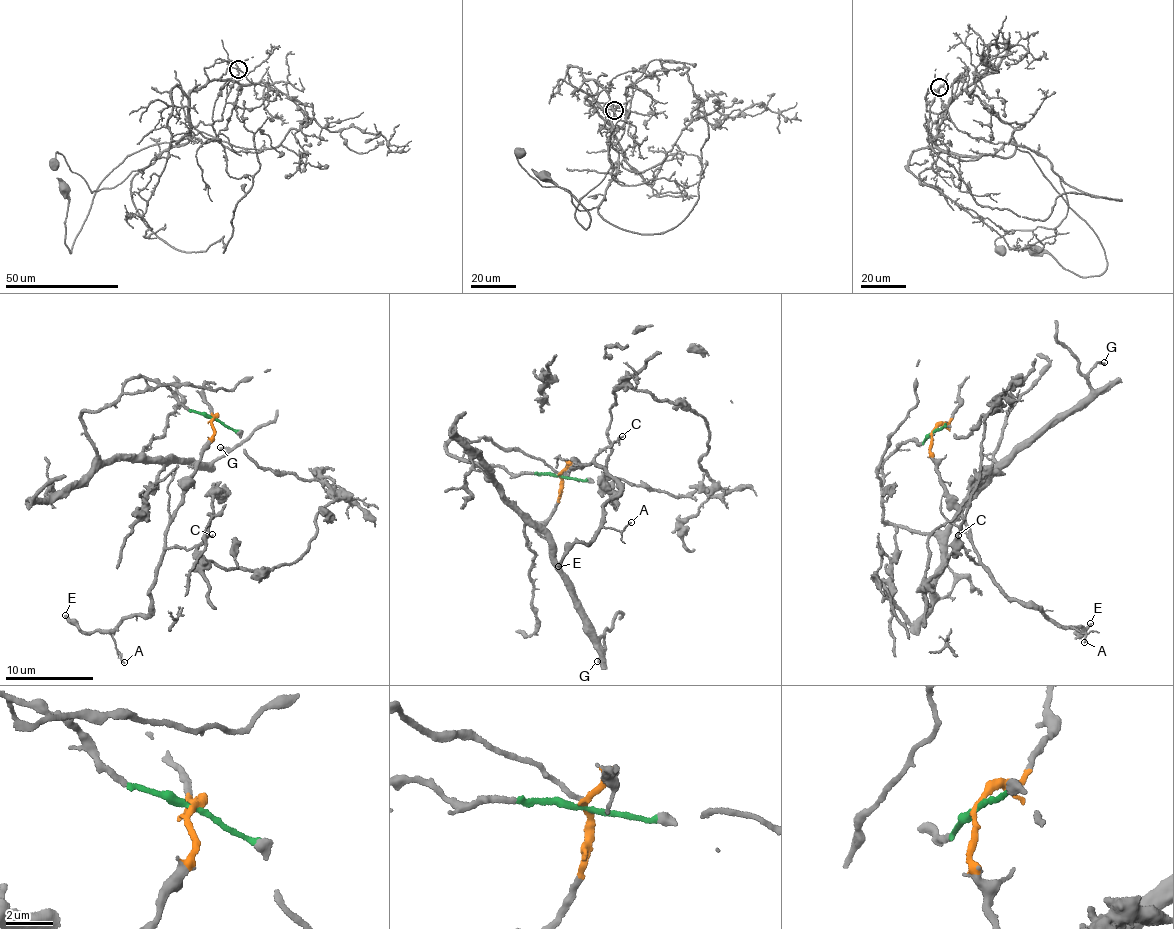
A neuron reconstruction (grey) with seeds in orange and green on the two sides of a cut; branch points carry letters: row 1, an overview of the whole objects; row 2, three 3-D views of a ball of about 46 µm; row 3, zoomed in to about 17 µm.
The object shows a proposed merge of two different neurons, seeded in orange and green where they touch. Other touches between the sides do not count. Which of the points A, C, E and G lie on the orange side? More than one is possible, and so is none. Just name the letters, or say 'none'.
A, C, E

